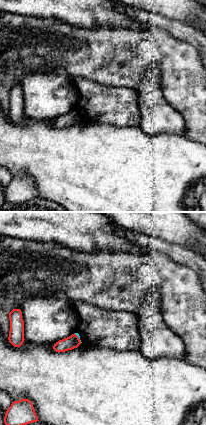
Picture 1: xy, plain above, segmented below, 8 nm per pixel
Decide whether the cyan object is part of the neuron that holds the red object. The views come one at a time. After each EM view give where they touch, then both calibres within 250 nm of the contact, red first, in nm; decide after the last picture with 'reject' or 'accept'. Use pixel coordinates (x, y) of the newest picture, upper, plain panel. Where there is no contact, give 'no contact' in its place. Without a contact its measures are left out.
meets red at (78, 114); 110 nm thick on the red side, 20 nm on the other

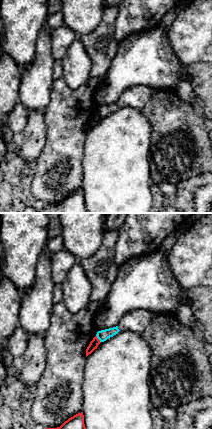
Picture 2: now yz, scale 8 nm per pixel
meets red at (98, 115); 70 nm thick on the red side, 90 nm on the other

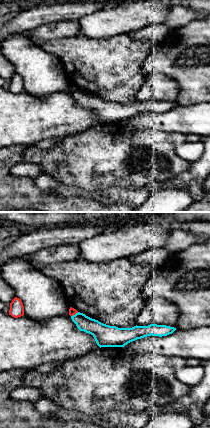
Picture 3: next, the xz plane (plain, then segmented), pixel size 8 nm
meets red at (74, 90); 60 nm thick on the red side, 140 nm on the other

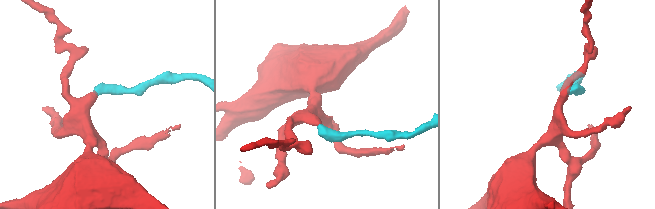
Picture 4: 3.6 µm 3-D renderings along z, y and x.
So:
reject

